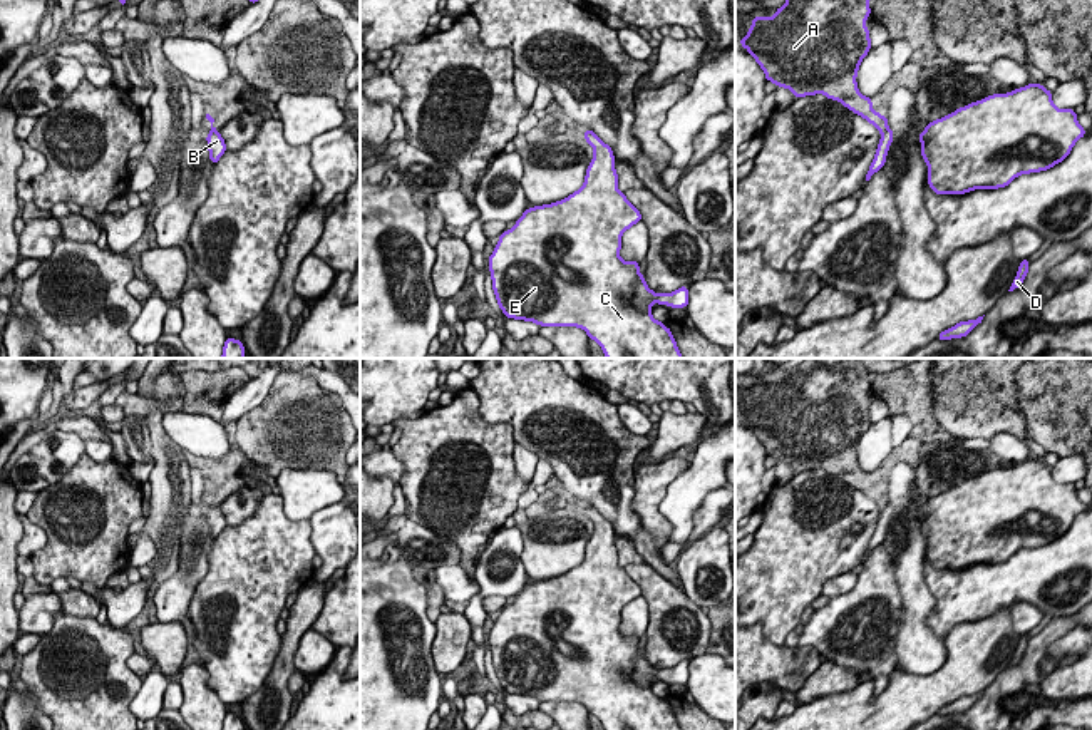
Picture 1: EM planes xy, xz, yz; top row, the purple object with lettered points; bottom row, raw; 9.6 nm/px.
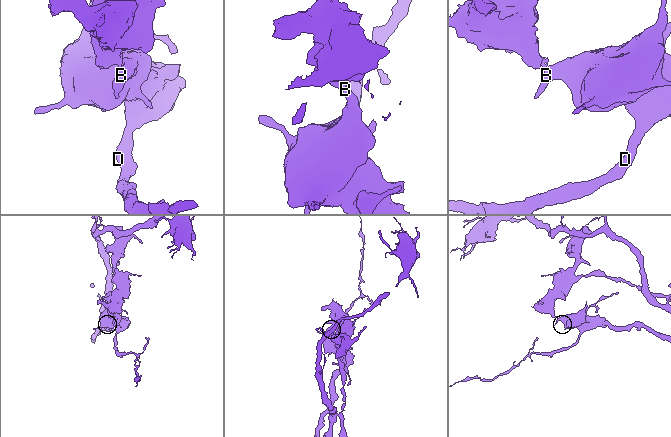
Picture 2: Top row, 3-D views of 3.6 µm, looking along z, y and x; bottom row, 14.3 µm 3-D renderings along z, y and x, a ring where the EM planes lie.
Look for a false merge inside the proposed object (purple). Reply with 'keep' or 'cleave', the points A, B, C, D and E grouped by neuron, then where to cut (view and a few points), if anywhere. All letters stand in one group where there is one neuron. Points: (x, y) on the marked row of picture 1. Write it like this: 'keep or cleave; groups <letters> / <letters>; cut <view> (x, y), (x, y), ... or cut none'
cleave; groups A / B C D E; cut yz (886, 129), (883, 134)

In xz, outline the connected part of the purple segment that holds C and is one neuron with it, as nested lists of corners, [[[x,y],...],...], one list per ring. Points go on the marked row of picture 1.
[[[593,131],[585,132],[583,137],[593,146],[593,161],[586,169],[585,184],[558,203],[528,208],[516,226],[499,236],[487,261],[497,305],[506,318],[534,321],[539,326],[583,328],[588,338],[600,343],[606,358],[683,358],[672,330],[652,316],[652,305],[682,310],[688,306],[688,286],[658,295],[646,286],[645,275],[638,273],[638,261],[620,258],[621,234],[641,221],[641,213],[618,191],[611,147]]]

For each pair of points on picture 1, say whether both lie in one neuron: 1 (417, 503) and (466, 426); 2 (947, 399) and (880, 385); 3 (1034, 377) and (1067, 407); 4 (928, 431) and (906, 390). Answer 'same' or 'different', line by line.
1: same
2: different
3: same
4: same

